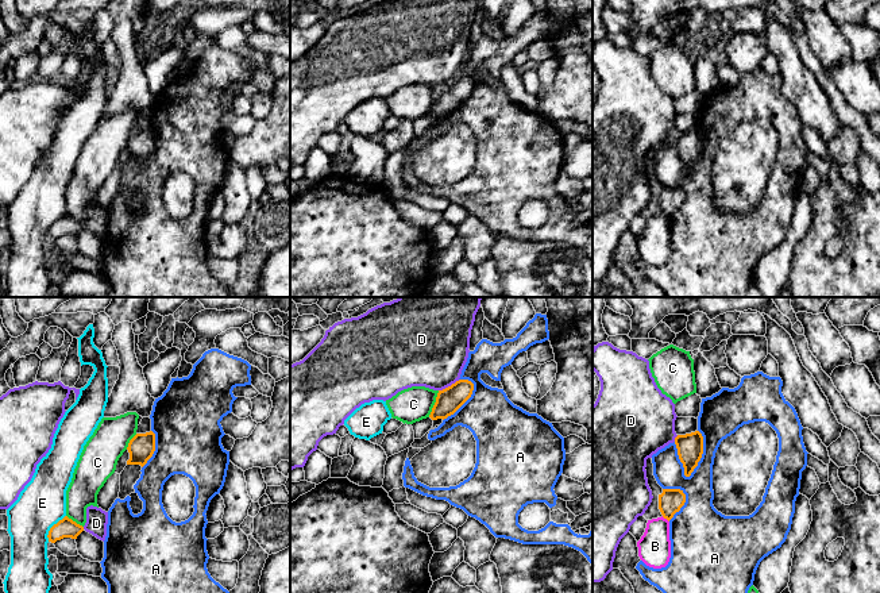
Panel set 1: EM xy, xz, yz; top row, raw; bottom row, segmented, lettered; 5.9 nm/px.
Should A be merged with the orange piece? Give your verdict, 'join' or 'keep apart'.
keep apart

